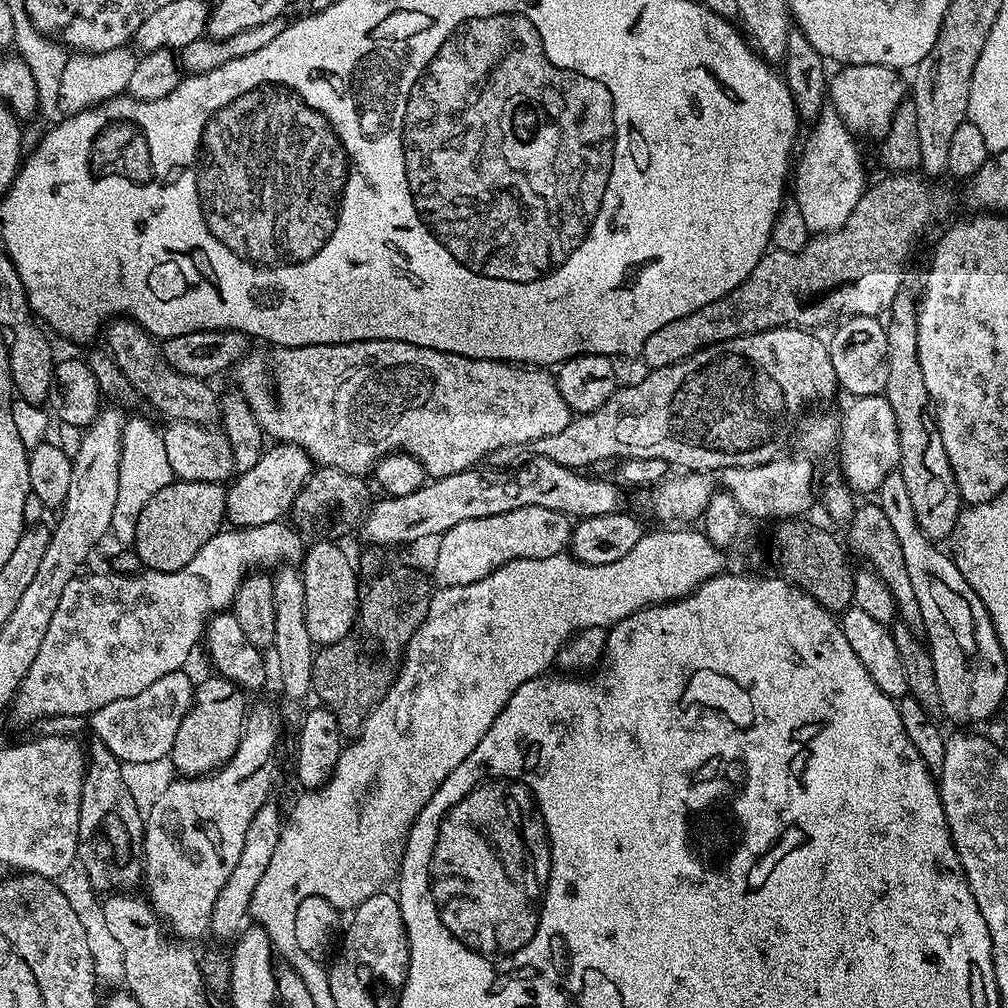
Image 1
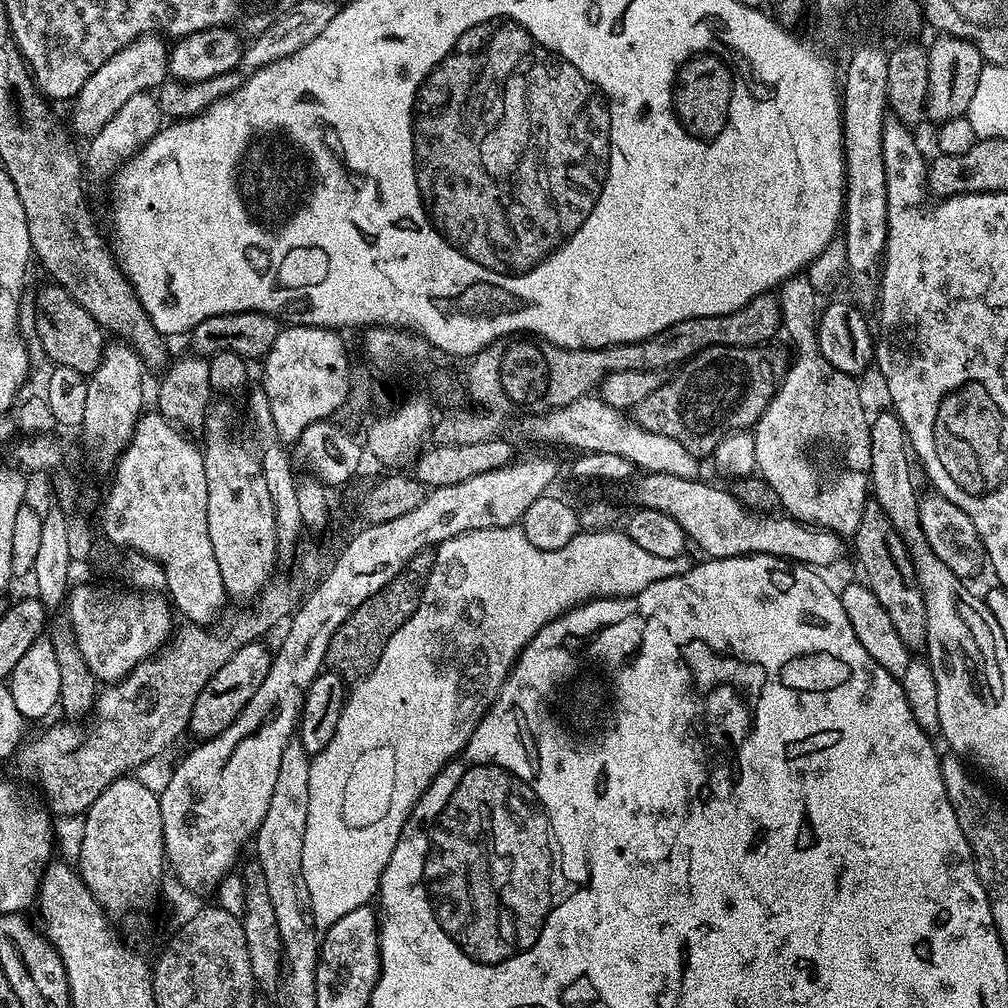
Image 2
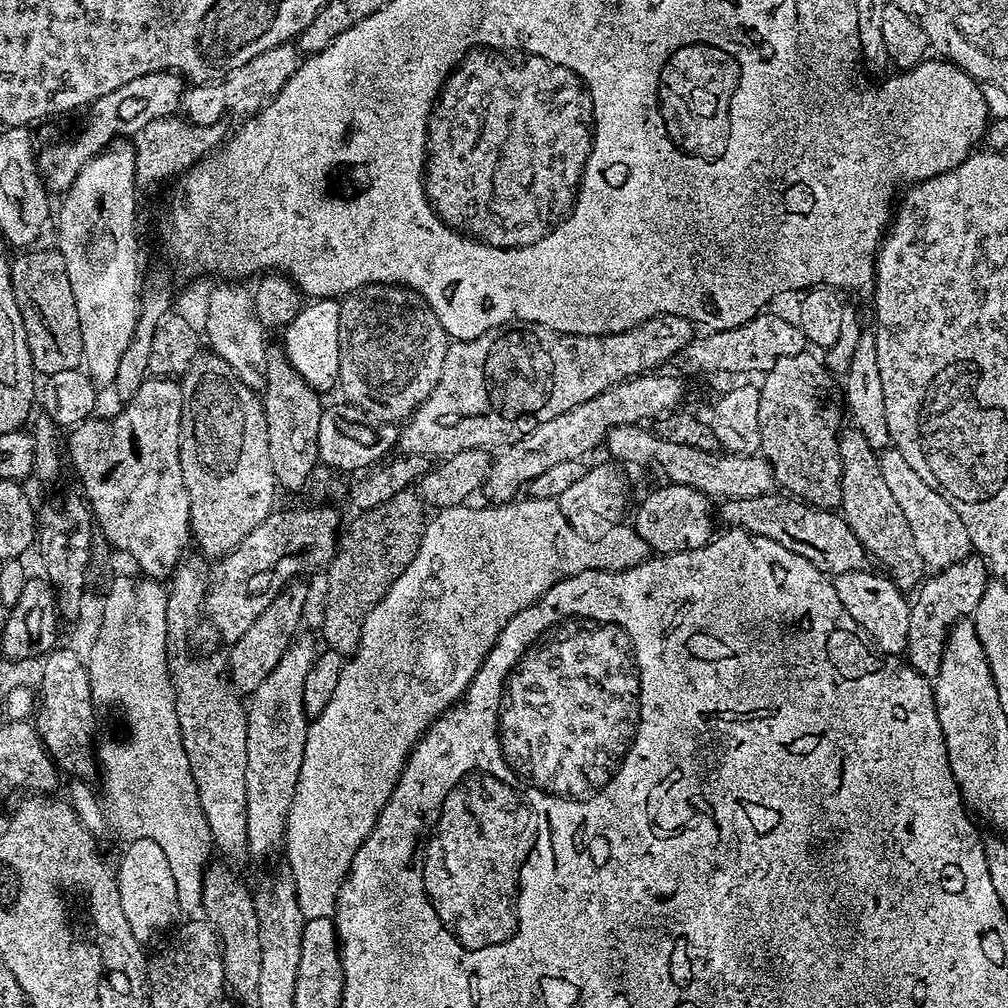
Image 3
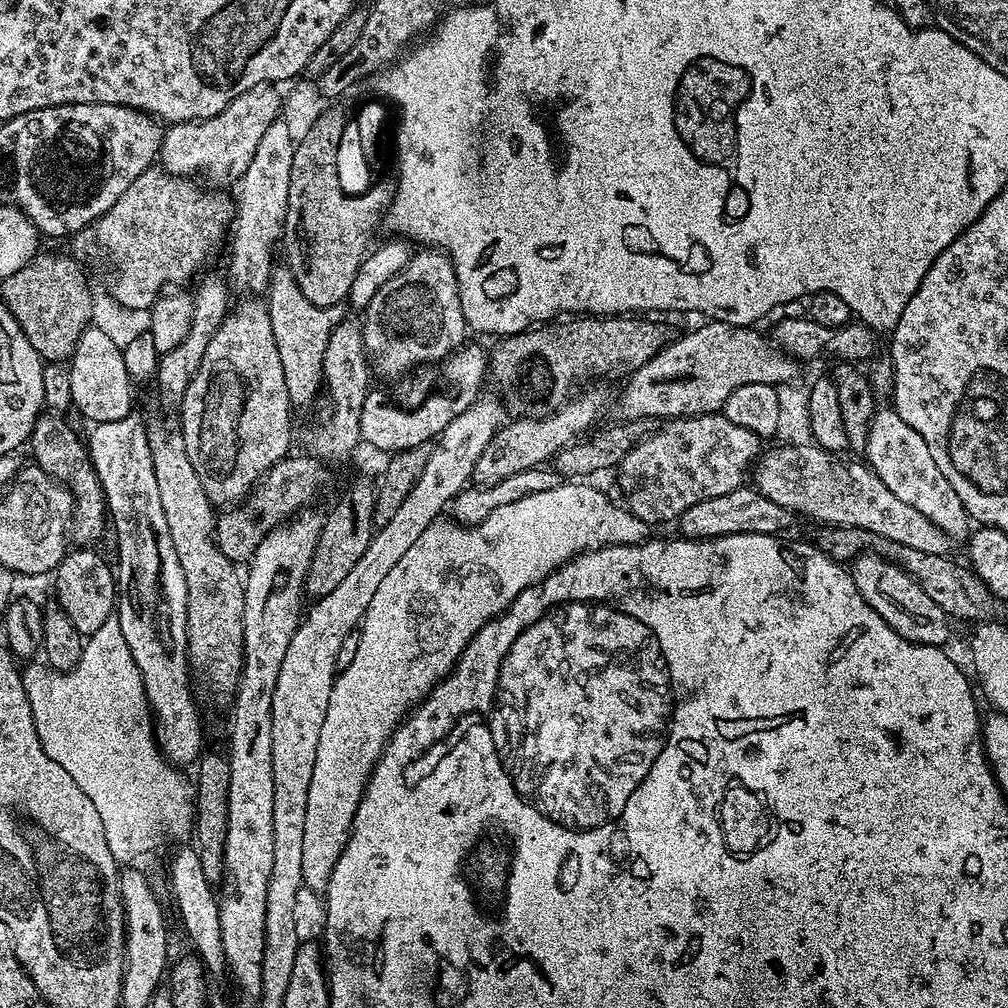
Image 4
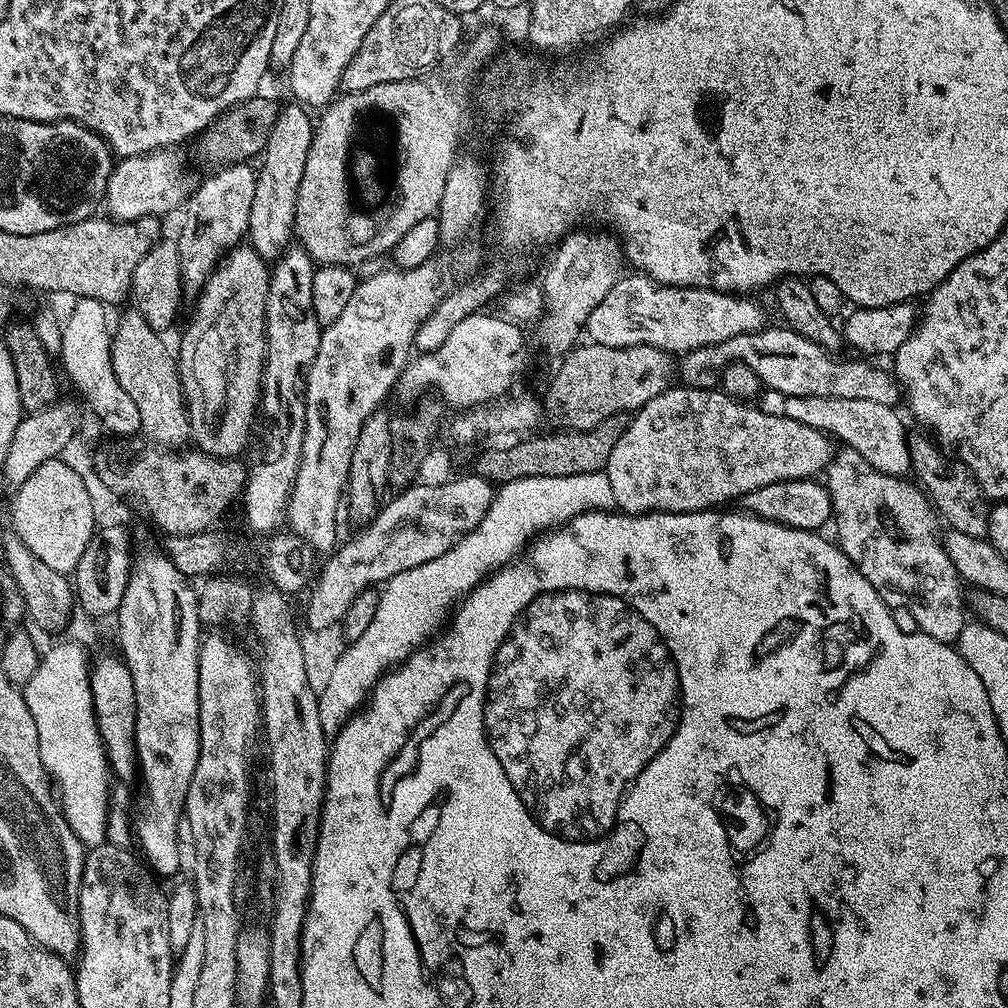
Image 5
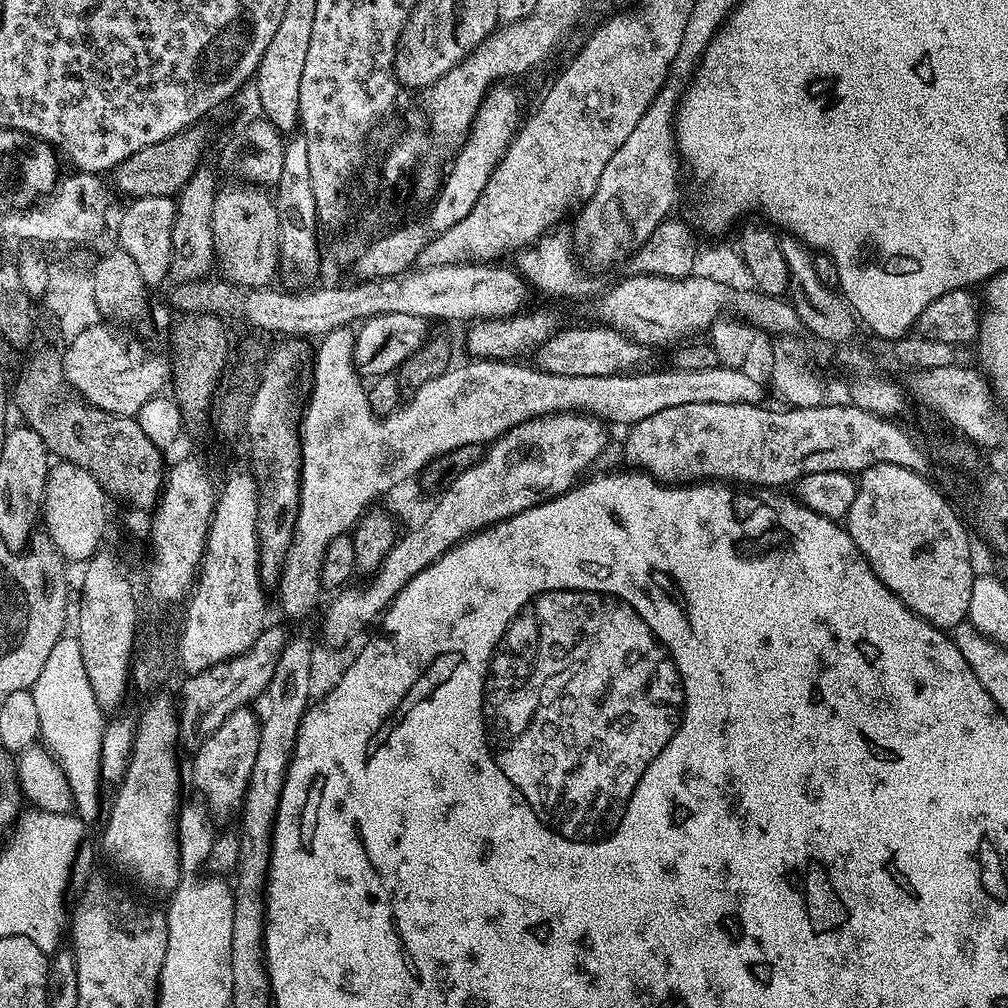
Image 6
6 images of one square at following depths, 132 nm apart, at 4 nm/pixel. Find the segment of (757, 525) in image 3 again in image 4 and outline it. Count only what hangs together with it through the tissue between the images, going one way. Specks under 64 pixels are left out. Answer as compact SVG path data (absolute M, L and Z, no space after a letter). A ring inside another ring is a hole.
M824 526L819 529L820 540L818 546L827 556L841 562L851 562L858 556L875 554L883 560L889 560L891 564L897 564L906 574L910 574L942 606L942 610L953 621L976 620L975 622L988 622L998 607L998 601L994 593L986 587L978 574L973 572L967 563L952 560L951 555L939 556L938 554L926 554L923 550L913 550L910 546L902 546L902 542L890 542L890 538L882 538L870 530L861 528L833 528Z

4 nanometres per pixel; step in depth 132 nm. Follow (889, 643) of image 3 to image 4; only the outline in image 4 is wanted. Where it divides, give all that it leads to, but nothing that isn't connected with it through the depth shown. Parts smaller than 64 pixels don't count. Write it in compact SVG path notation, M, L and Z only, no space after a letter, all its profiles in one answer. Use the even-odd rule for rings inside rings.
M865 554L851 561L850 571L854 586L858 586L858 594L866 598L866 602L879 614L895 632L902 634L915 644L947 645L948 624L950 617L918 586L918 582L910 574L903 572L897 564L875 554Z

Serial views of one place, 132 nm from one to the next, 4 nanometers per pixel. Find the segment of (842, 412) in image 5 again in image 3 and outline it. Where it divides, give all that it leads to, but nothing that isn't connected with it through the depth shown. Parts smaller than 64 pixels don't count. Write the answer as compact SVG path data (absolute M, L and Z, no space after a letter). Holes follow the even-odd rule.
M895 448L883 453L881 464L883 477L889 483L899 506L905 511L906 518L913 523L923 549L926 550L925 559L929 569L940 571L962 563L973 555L973 540L970 538L969 527L958 514L956 505L941 490L931 481L922 478L916 468Z

